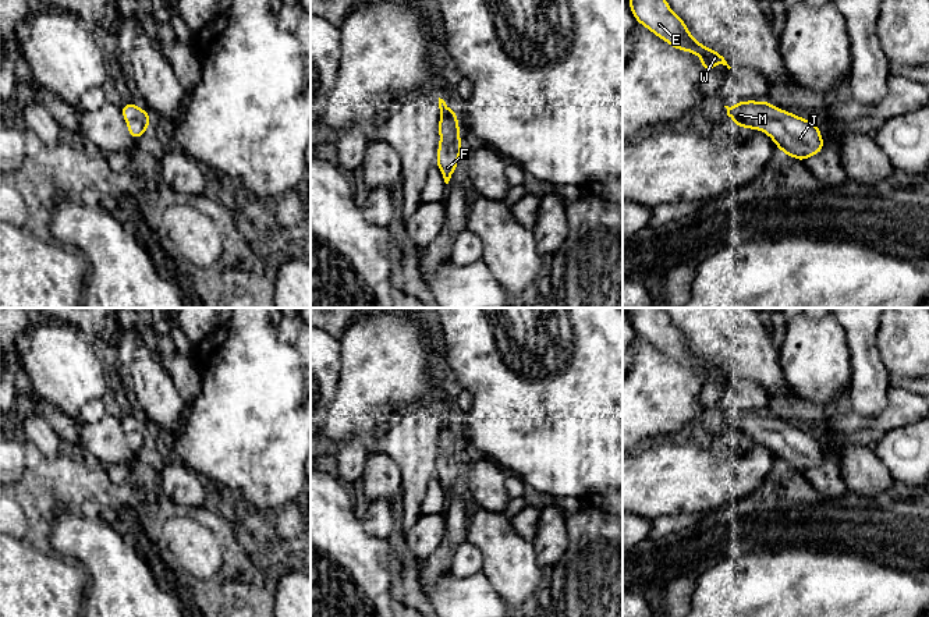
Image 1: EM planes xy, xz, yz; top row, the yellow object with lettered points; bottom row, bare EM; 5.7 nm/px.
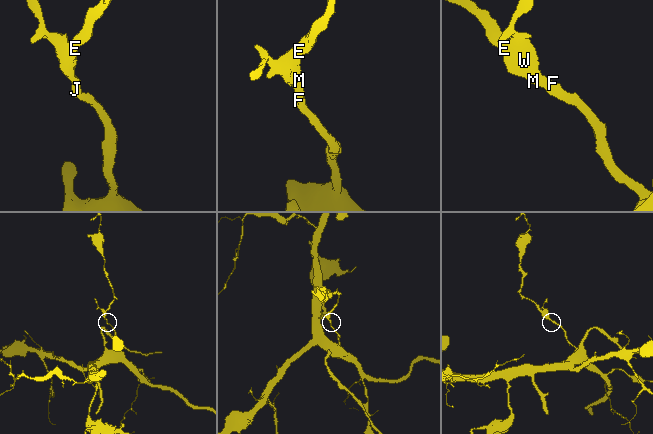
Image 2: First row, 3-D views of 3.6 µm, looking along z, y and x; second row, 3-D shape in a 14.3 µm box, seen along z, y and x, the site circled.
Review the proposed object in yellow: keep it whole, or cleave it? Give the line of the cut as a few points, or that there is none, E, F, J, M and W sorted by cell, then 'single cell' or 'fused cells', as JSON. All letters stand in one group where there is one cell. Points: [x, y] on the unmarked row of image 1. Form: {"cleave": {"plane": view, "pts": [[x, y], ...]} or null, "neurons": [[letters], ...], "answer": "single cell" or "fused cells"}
{"cleave": null, "neurons": [["E", "F", "J", "M", "W"]], "answer": "single cell"}

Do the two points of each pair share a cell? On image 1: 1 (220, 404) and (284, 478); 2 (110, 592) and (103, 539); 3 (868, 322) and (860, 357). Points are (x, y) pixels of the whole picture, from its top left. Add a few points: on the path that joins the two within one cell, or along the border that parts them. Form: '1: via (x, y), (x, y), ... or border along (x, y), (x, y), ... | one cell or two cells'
1: via (238, 422), (251, 435), (256, 450), (266, 460) | one cell
2: via (110, 580), (110, 561), (103, 552) | one cell
3: via (862, 330), (862, 348) | one cell

